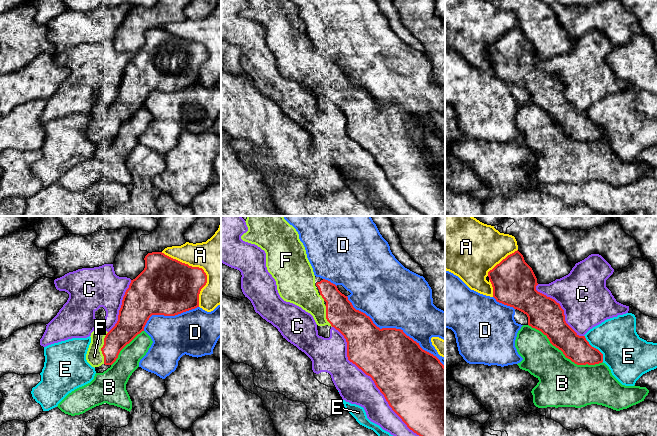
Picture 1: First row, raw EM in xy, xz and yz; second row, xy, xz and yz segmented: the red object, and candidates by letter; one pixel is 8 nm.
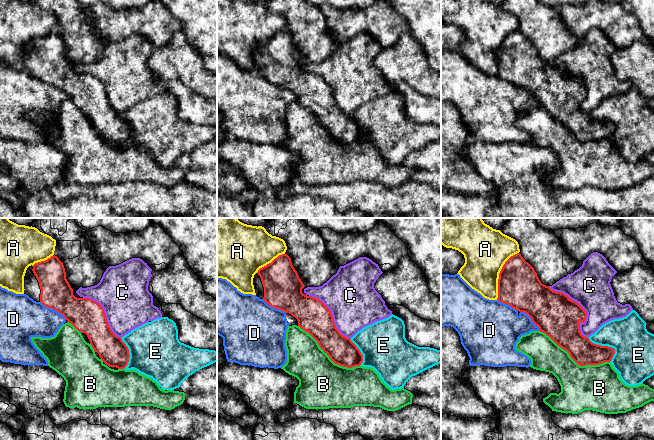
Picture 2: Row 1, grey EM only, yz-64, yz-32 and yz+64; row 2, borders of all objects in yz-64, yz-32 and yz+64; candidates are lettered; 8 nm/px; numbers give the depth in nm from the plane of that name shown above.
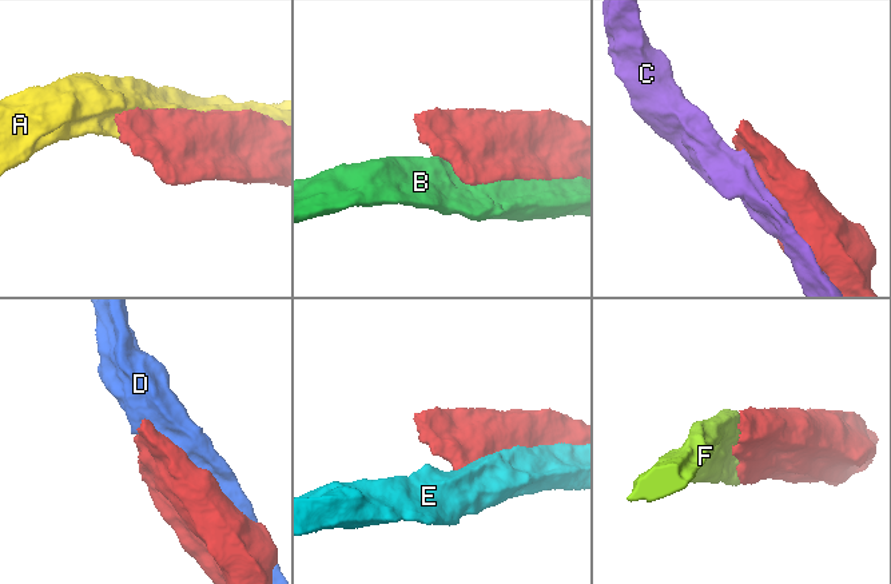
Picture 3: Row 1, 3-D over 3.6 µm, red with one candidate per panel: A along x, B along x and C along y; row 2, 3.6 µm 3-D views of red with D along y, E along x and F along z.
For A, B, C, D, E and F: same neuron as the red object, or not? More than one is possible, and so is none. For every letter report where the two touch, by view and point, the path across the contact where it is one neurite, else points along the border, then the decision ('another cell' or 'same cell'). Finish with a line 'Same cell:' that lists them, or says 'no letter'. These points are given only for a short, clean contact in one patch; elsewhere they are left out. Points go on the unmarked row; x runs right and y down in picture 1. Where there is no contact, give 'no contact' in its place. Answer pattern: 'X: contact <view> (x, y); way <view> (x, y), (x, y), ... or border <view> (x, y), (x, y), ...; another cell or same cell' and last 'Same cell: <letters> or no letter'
A: contact xy (200, 44); another cell
B: contact yz (564, 130); another cell
C: contact xz (374, 158); another cell
D: contact xz (394, 104); another cell
E: contact yz (595, 124); another cell
F: contact xy (101, 124); same cell
Same cell: F

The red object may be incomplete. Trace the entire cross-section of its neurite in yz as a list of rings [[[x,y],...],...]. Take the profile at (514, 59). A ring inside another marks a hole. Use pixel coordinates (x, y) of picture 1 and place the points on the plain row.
[[[518,26],[490,46],[488,53],[496,77],[526,90],[528,101],[546,111],[566,134],[577,141],[603,138],[603,130],[566,99],[560,80],[536,66],[537,54]]]

